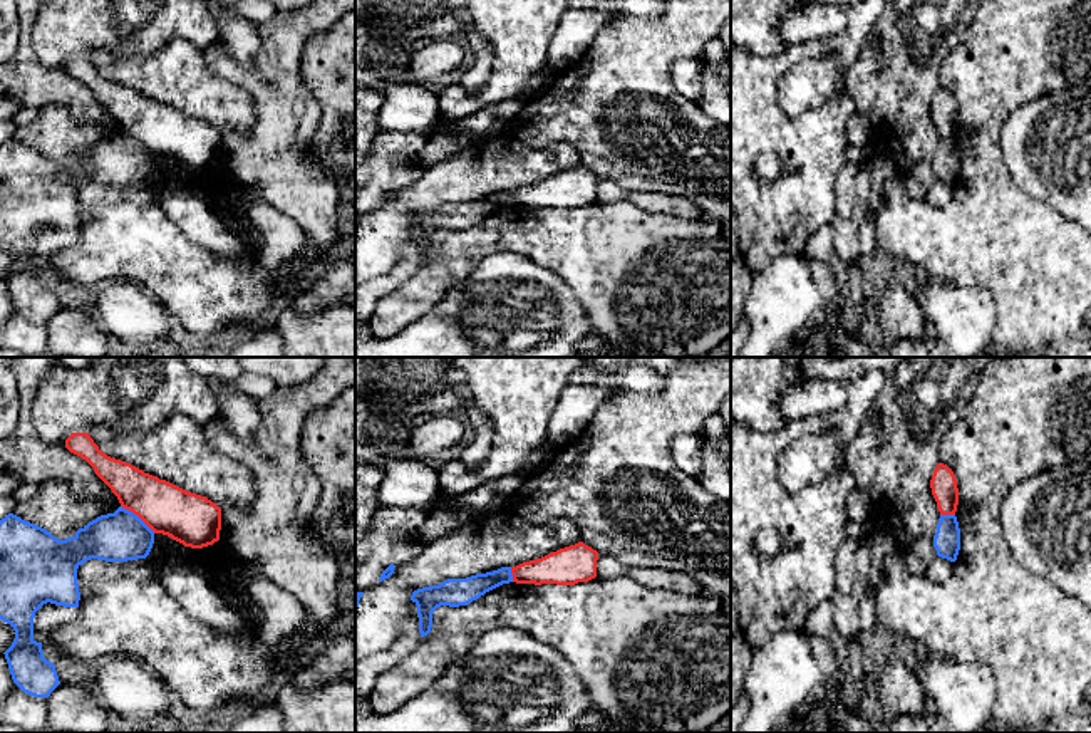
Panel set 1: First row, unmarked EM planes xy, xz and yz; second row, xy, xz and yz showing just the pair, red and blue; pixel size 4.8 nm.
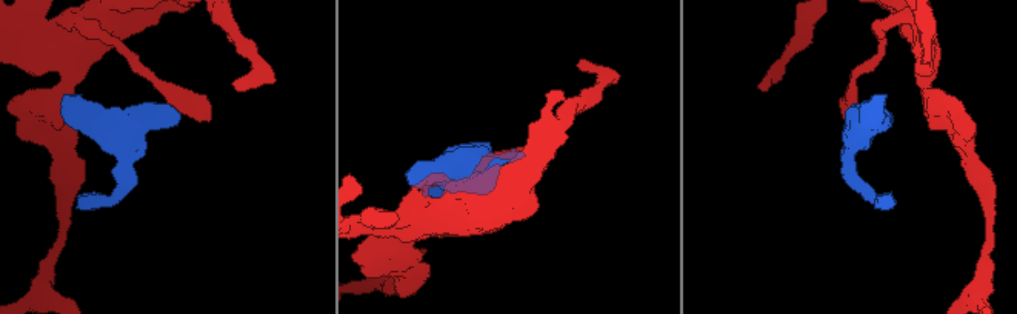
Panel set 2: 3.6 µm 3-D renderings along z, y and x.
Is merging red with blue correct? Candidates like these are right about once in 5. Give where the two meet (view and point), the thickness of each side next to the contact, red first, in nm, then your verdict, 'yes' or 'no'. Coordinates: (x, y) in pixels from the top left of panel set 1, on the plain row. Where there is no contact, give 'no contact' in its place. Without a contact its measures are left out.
contact xy (138, 140); calibres 240 and 240 nm; no

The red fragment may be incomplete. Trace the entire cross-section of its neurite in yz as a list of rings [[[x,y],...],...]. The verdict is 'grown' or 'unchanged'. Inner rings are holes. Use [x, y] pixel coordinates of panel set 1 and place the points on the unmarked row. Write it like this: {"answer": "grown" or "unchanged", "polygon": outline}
{"answer": "unchanged", "polygon": [[[938,87],[930,104],[932,119],[940,139],[955,139],[959,129],[959,112],[954,96]]]}

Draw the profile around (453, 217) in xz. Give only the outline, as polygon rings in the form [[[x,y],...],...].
[[[511,191],[476,198],[466,203],[447,203],[439,210],[422,211],[412,216],[411,225],[417,230],[421,262],[432,252],[432,237],[441,230],[468,230],[486,216],[513,206]]]

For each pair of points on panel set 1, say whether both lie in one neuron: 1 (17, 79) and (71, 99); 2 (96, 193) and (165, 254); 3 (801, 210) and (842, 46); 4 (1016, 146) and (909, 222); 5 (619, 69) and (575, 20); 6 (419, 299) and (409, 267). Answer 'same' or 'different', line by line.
1: same
2: different
3: same
4: different
5: different
6: different

